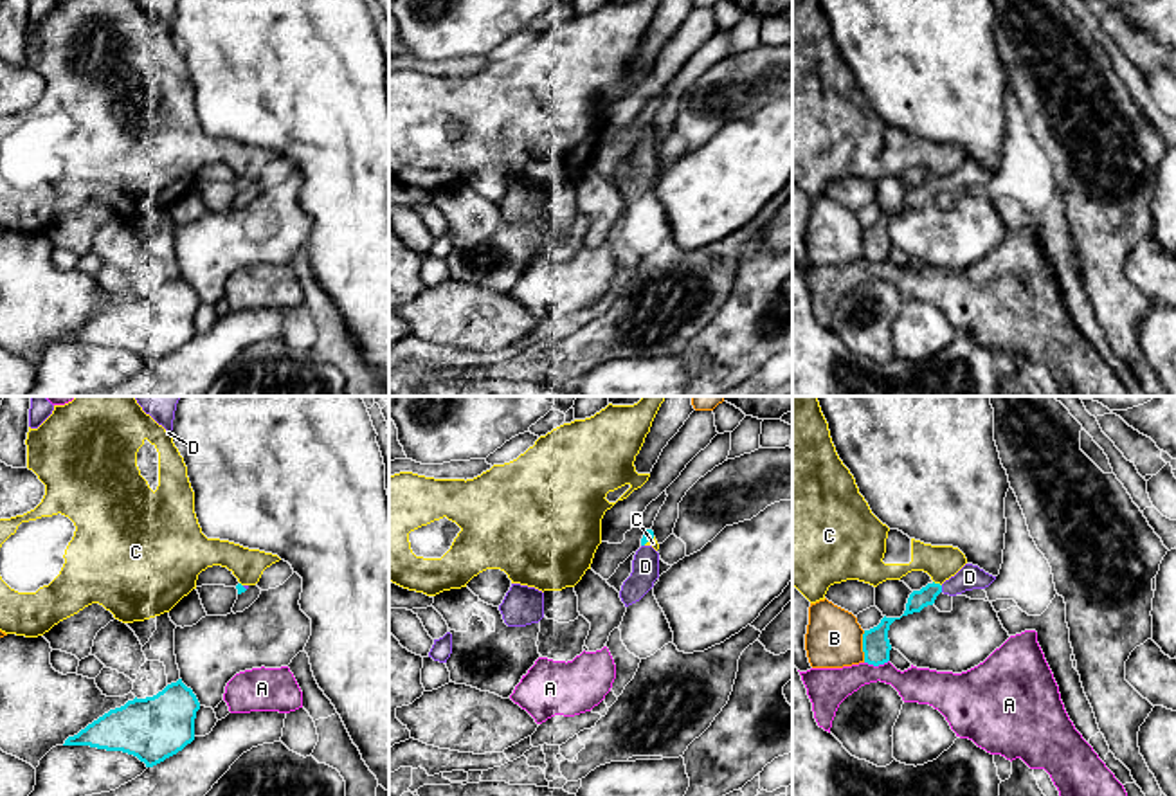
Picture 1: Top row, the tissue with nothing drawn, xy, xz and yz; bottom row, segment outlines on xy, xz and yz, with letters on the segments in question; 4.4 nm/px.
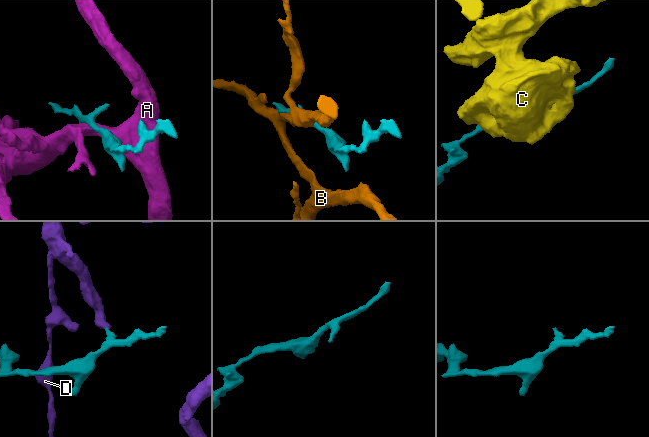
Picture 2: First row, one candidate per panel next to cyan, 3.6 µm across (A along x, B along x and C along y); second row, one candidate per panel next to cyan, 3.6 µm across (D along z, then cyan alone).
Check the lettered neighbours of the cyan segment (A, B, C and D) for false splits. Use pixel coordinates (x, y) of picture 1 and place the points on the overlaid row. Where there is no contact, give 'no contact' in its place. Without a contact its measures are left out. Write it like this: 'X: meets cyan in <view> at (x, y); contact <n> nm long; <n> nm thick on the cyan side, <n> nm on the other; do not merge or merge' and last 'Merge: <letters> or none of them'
A: meets cyan in yz at (876, 665); contact 110 nm long; 130 nm thick on the cyan side, 180 nm on the other; do not merge
B: meets cyan in yz at (863, 647); contact 140 nm long; 130 nm thick on the cyan side, 260 nm on the other; do not merge
C: meets cyan in yz at (937, 584); contact 50 nm long; 90 nm thick on the cyan side, 160 nm on the other; do not merge
D: meets cyan in yz at (940, 589); contact 30 nm long; 90 nm thick on the cyan side, 110 nm on the other; merge
Merge: D

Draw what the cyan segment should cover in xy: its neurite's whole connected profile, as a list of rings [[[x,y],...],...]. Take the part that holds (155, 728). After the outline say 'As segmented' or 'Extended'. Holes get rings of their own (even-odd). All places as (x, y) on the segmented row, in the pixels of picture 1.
[[[178,679],[153,697],[110,710],[63,746],[122,751],[153,767],[194,740],[198,710],[196,695]]]. As segmented

